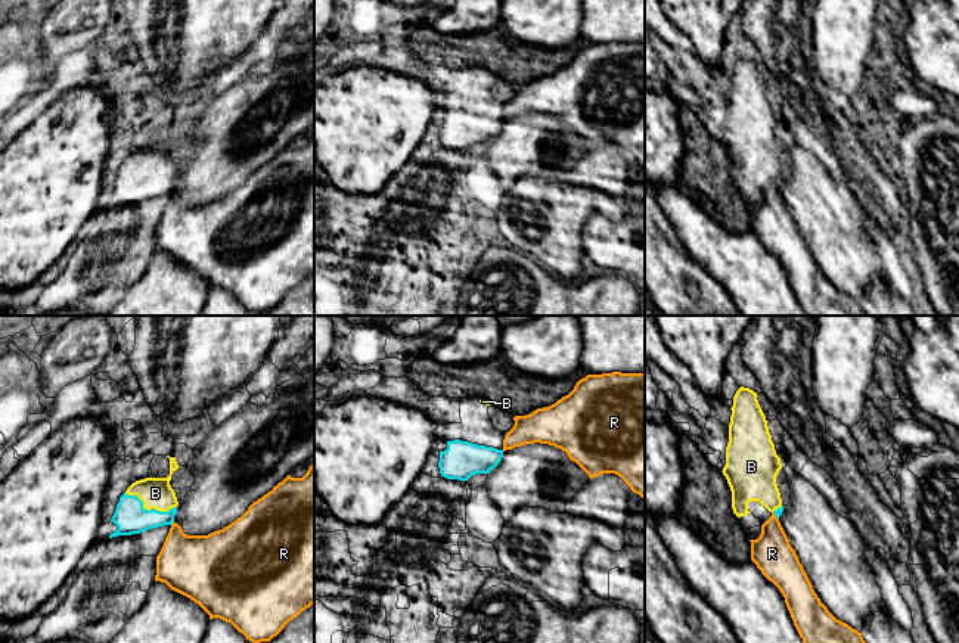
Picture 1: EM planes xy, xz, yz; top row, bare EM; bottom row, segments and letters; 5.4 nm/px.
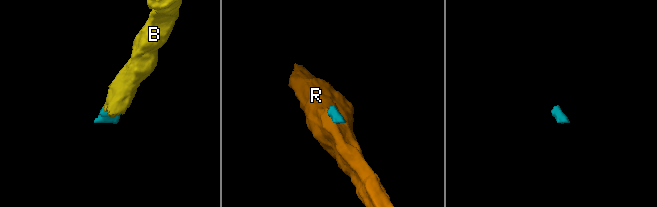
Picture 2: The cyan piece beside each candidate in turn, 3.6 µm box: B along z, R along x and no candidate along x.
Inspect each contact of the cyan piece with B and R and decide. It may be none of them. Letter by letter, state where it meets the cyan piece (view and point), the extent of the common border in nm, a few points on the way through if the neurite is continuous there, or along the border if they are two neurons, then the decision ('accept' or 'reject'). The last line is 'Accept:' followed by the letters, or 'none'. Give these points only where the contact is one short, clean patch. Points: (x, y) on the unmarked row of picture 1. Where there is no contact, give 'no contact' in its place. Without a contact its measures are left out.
B: contact xy (151, 179); length 300 nm; accept
R: contact xy (171, 193); length 30 nm; border xy (173, 190), (171, 195); reject
Accept: B

